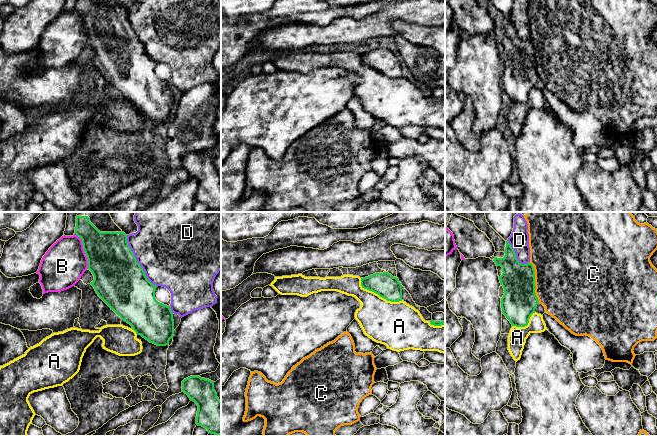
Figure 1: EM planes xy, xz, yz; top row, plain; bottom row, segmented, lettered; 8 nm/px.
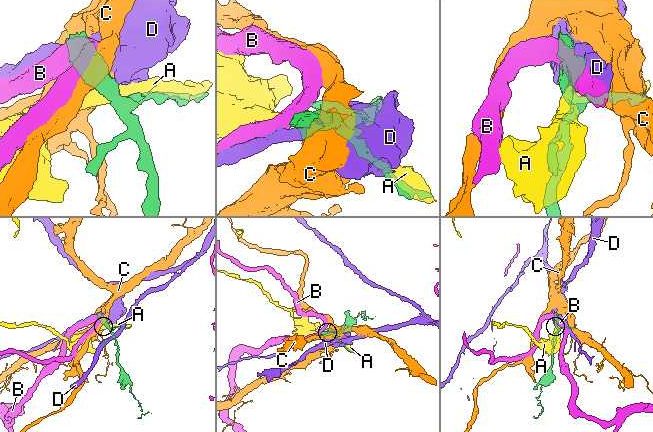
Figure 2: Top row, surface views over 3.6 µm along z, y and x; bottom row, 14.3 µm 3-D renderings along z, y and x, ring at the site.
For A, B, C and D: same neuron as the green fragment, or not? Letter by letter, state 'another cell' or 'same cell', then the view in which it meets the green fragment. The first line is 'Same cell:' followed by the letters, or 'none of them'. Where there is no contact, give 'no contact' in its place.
Same cell: none of them
A: another cell | xz
B: another cell | xy
C: another cell | yz
D: another cell | xy

